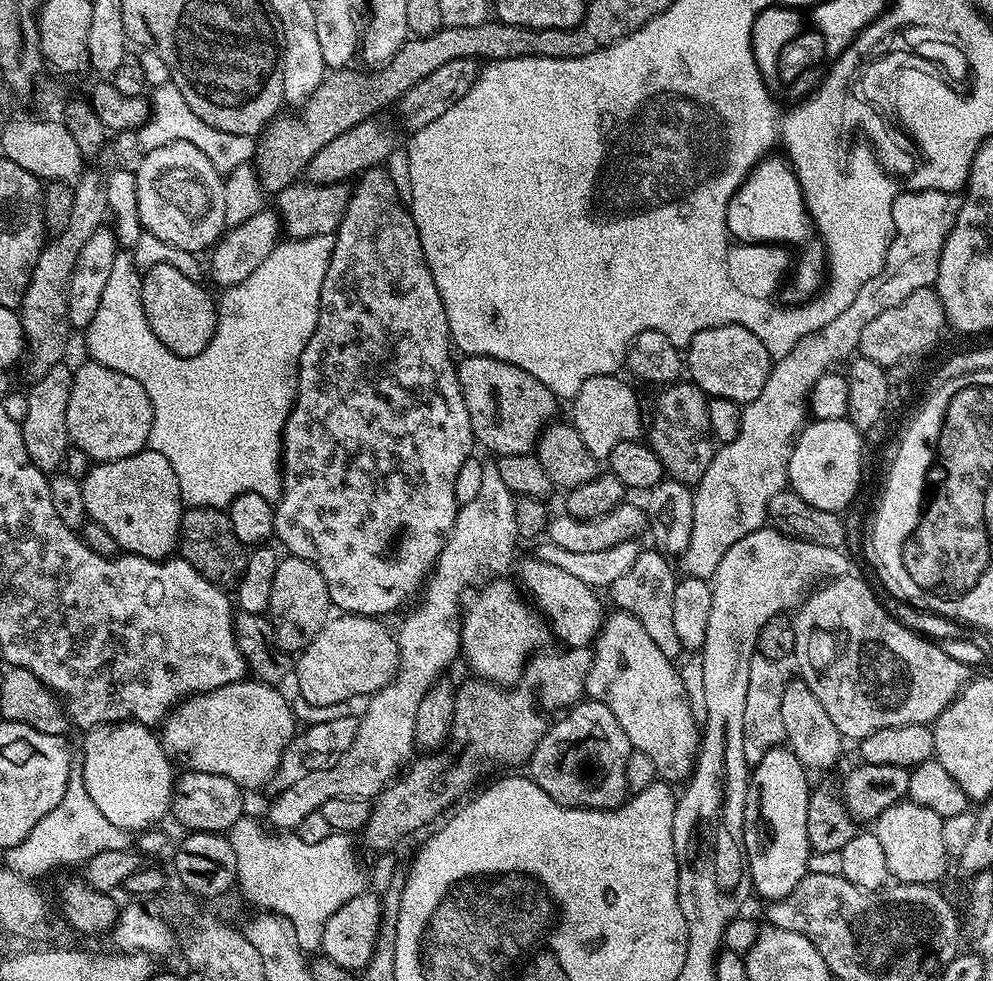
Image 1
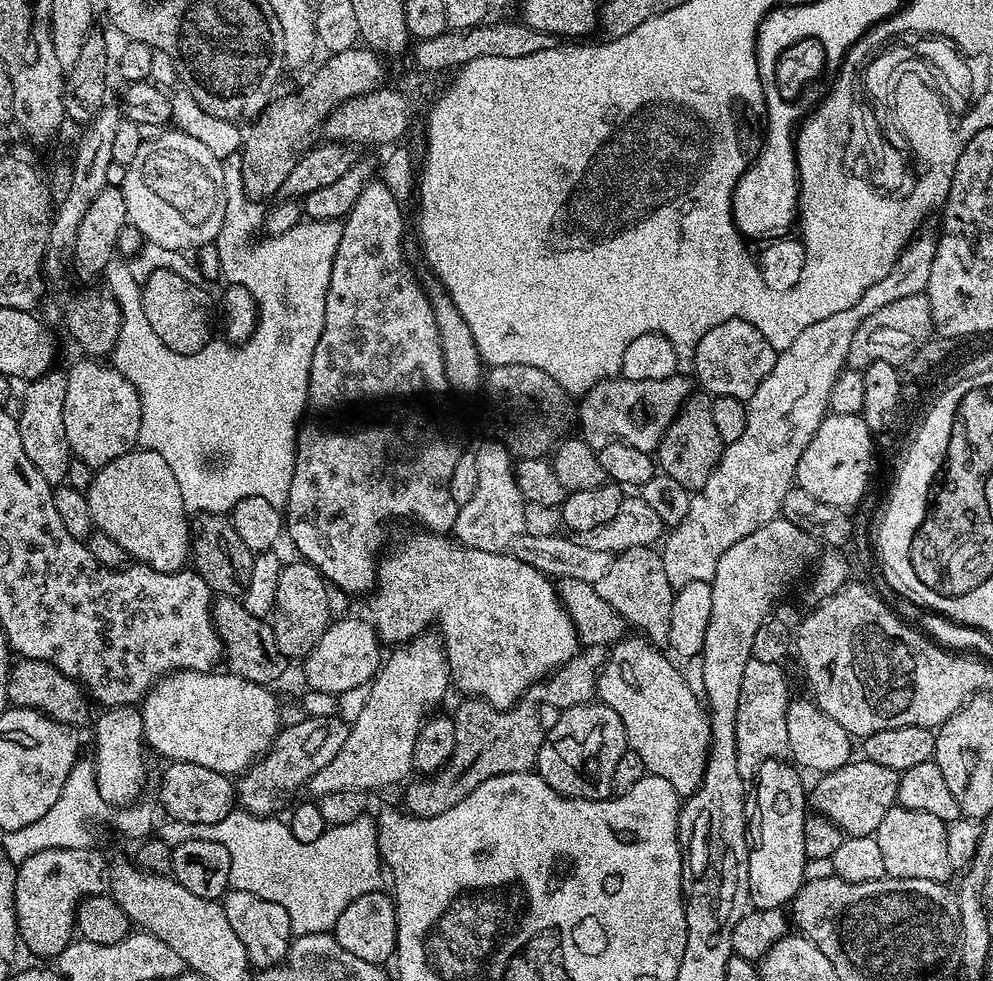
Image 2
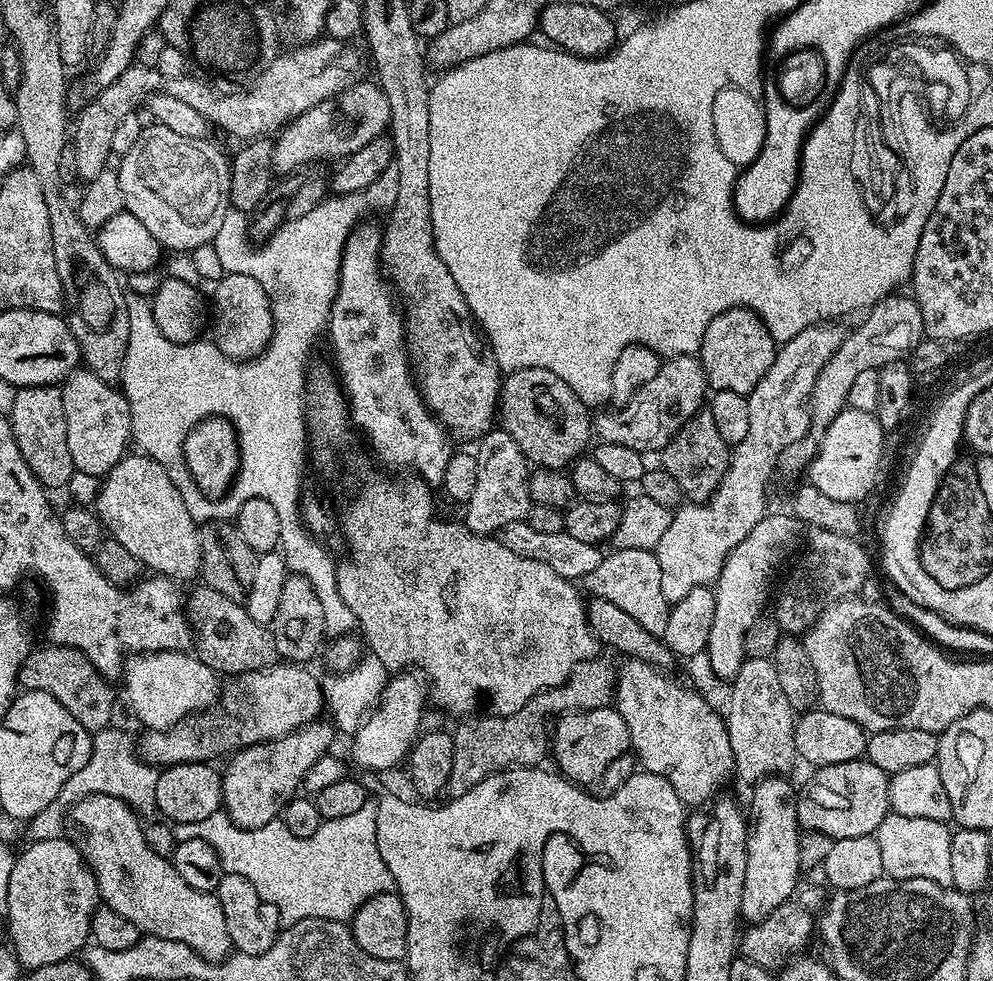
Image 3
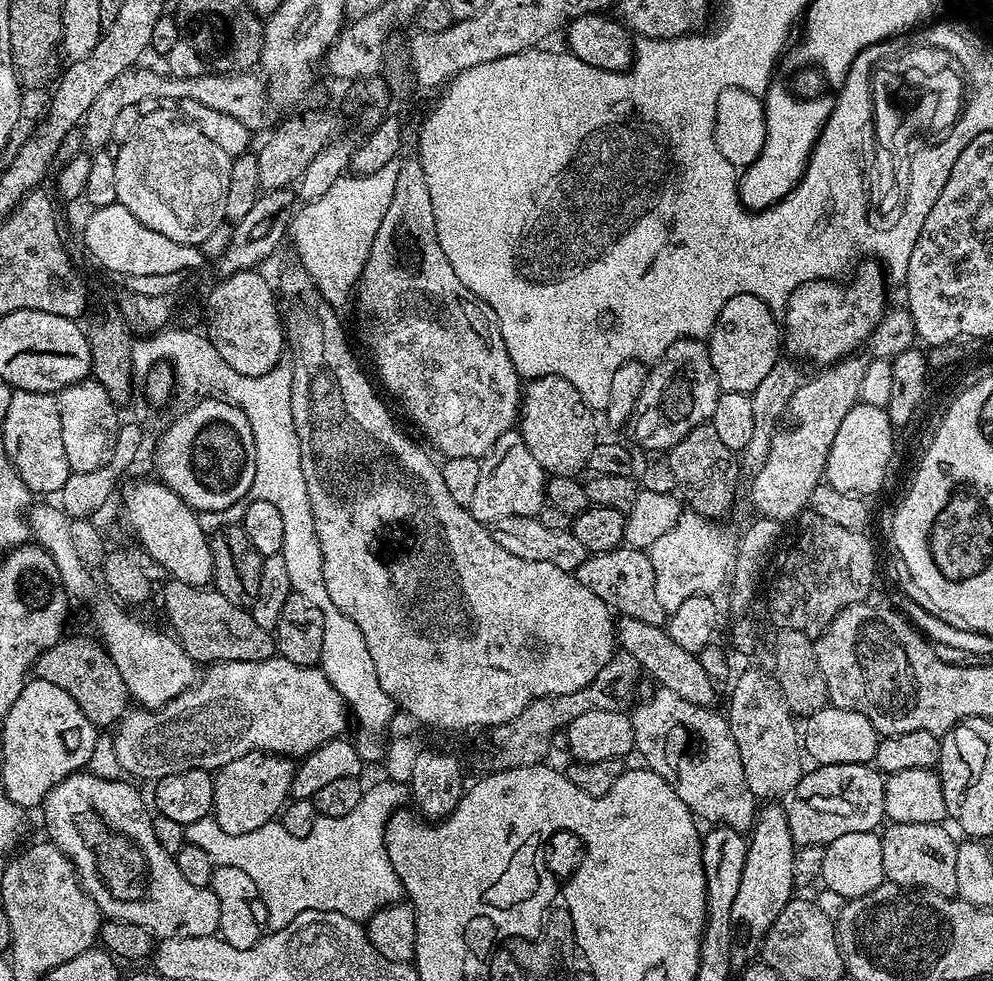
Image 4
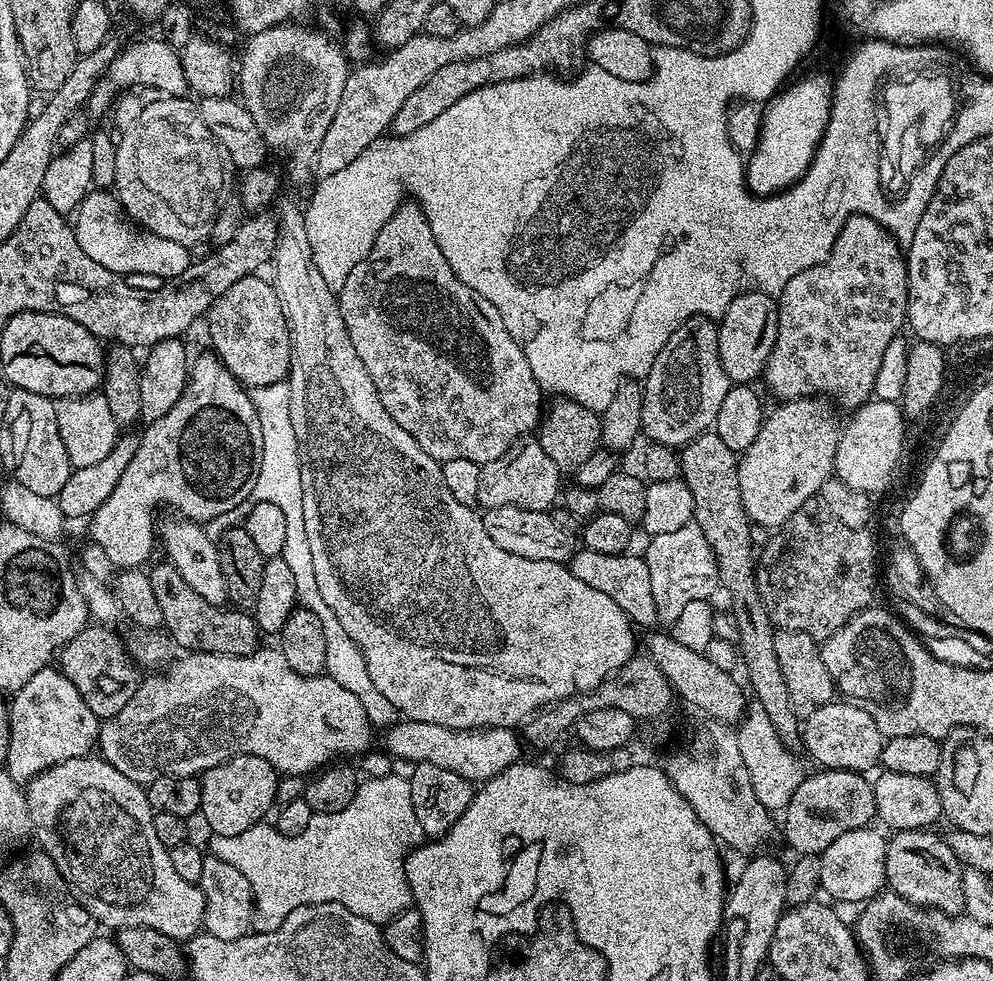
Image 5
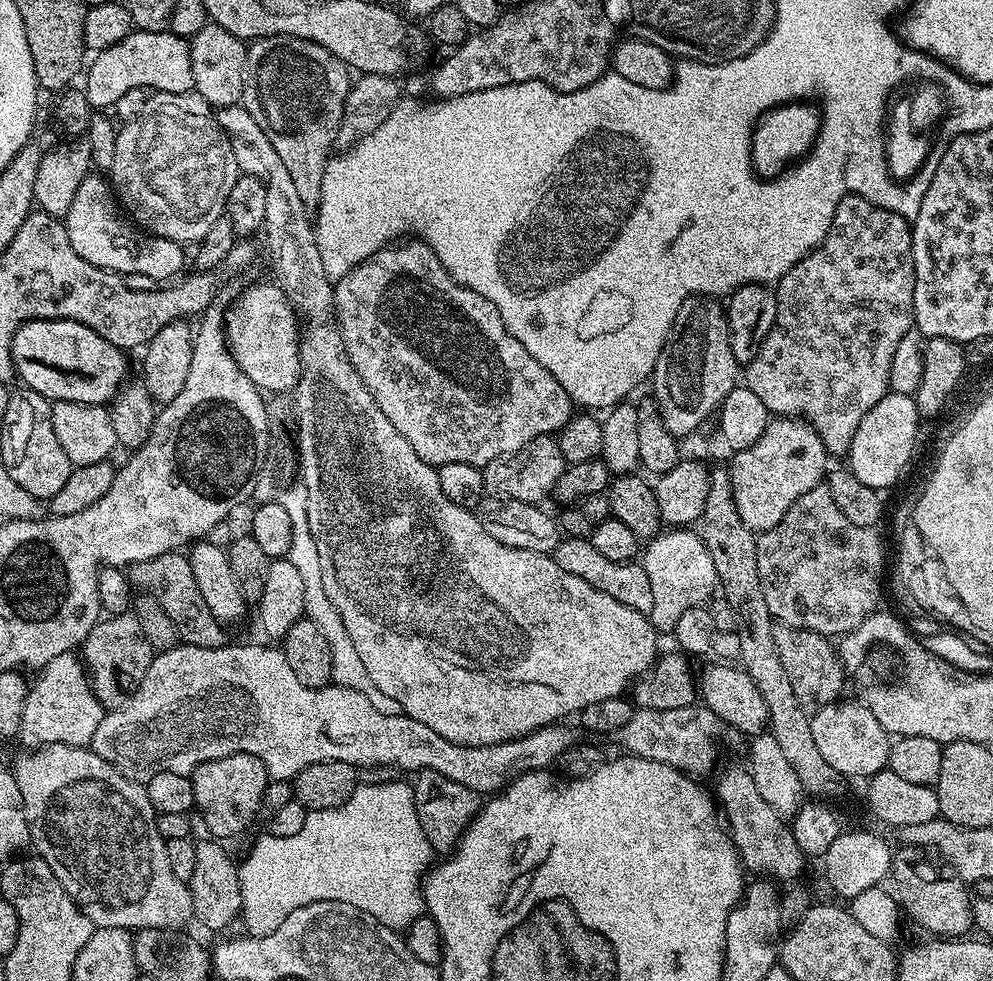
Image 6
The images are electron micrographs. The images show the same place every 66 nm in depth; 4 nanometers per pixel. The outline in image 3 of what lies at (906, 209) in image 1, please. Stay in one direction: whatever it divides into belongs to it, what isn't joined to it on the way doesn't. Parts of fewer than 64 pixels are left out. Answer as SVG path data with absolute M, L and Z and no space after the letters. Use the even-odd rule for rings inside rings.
M839 323L811 324L806 330L794 334L794 338L783 341L777 347L770 370L766 370L762 382L758 382L758 386L754 386L754 390L747 395L750 426L746 438L742 438L742 442L738 442L731 449L724 481L707 502L684 502L673 511L670 526L666 526L666 534L658 538L658 546L654 549L658 566L662 569L662 594L666 594L669 604L677 604L682 598L686 598L686 594L690 594L690 590L715 585L716 579L722 574L722 566L730 550L734 550L734 546L738 546L738 542L742 542L742 538L746 538L746 534L750 534L750 530L754 530L754 526L758 526L758 522L762 522L762 518L769 511L768 483L771 482L772 475L777 475L780 455L788 446L809 435L809 397L822 366L830 362L830 358L844 341L845 329L840 329L836 324Z

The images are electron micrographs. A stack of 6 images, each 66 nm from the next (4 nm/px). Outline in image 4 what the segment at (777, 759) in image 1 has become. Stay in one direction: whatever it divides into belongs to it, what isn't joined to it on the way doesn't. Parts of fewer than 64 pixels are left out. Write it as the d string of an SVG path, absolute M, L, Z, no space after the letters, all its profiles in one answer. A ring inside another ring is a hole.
M768 802L756 814L756 823L747 837L748 853L742 866L742 878L738 882L738 894L734 894L734 906L730 906L732 927L744 940L760 942L774 925L782 908L794 897L794 858L796 844L786 822L784 804Z

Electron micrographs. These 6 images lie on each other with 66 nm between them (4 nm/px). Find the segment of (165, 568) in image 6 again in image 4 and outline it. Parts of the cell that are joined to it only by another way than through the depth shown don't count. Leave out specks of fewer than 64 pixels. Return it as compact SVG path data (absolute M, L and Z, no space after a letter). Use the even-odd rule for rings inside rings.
M171 578L165 581L164 610L168 618L167 627L182 650L186 650L188 657L196 661L197 665L266 660L273 655L273 633L262 630L262 626L254 622L249 609L234 606L230 598L222 598L222 594L212 586L199 588Z

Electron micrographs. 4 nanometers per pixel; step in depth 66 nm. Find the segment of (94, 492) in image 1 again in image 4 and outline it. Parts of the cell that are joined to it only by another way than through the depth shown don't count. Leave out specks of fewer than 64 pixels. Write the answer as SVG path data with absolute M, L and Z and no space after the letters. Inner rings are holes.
M159 479L140 480L137 484L125 483L124 490L124 520L128 523L128 528L140 539L140 544L144 547L144 552L160 568L168 571L167 575L178 582L186 582L190 586L206 588L212 584L212 555L208 545L210 536L198 526L198 514L174 490L170 490L166 485L160 483Z

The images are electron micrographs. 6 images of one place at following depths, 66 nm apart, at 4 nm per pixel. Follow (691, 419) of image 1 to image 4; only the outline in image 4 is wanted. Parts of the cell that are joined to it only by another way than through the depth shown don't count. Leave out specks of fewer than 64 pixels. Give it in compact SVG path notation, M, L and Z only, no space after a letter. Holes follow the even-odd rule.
M712 423L690 430L690 434L682 438L682 442L667 449L666 463L669 470L674 472L674 482L683 503L697 516L705 516L716 522L721 519L719 516L724 516L731 510L732 503L736 500L736 487L740 484L742 464L737 453L719 440Z

